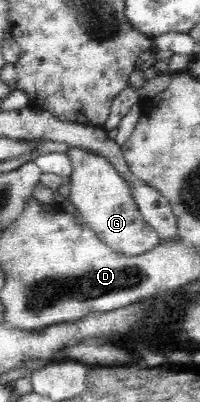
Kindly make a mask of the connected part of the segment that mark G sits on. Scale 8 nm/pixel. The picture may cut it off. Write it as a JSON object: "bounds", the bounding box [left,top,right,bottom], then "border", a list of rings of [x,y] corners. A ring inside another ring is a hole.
{"bounds":[69,148,160,255],"border":[[[69,148],[73,173],[70,175],[70,202],[76,206],[78,215],[89,223],[90,229],[112,250],[122,255],[142,255],[160,243],[158,234],[145,221],[133,197],[128,180],[102,155],[77,148]]]}

